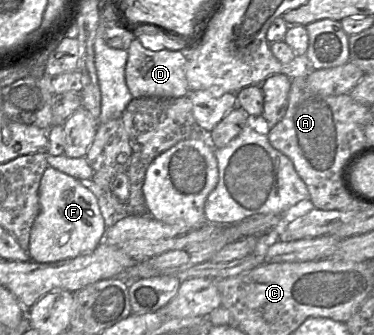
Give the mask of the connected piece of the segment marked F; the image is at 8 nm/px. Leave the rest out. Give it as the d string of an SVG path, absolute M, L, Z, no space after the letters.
M48 166L39 187L39 213L32 225L29 255L38 263L73 259L94 250L103 240L106 224L98 200L81 181Z

